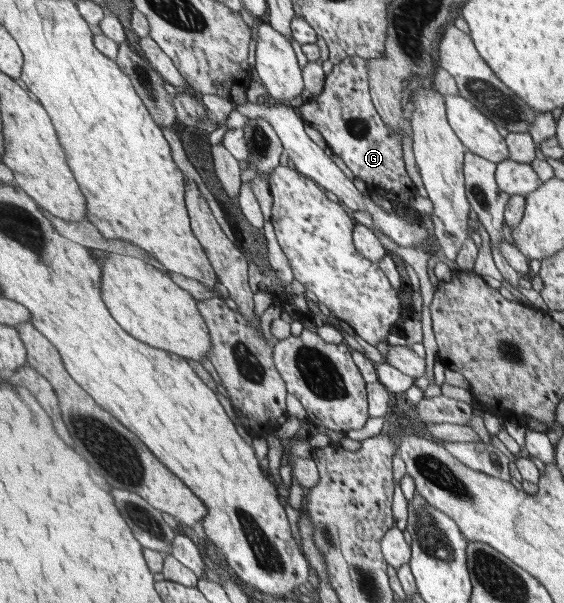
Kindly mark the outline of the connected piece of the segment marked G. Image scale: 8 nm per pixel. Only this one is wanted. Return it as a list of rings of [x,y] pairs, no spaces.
[[[348,56],[341,64],[334,65],[326,76],[323,92],[304,102],[299,110],[301,118],[320,132],[327,146],[367,184],[368,190],[387,198],[404,220],[417,221],[421,215],[409,205],[417,195],[417,186],[405,168],[401,135],[383,121],[376,107],[370,88],[368,60]]]

